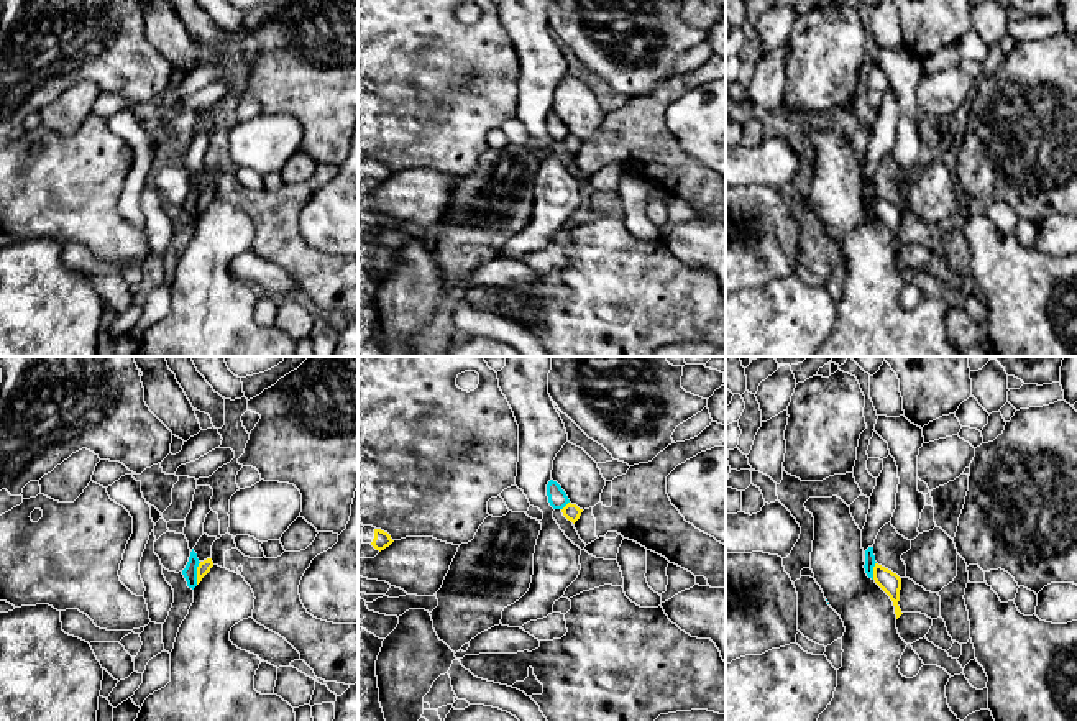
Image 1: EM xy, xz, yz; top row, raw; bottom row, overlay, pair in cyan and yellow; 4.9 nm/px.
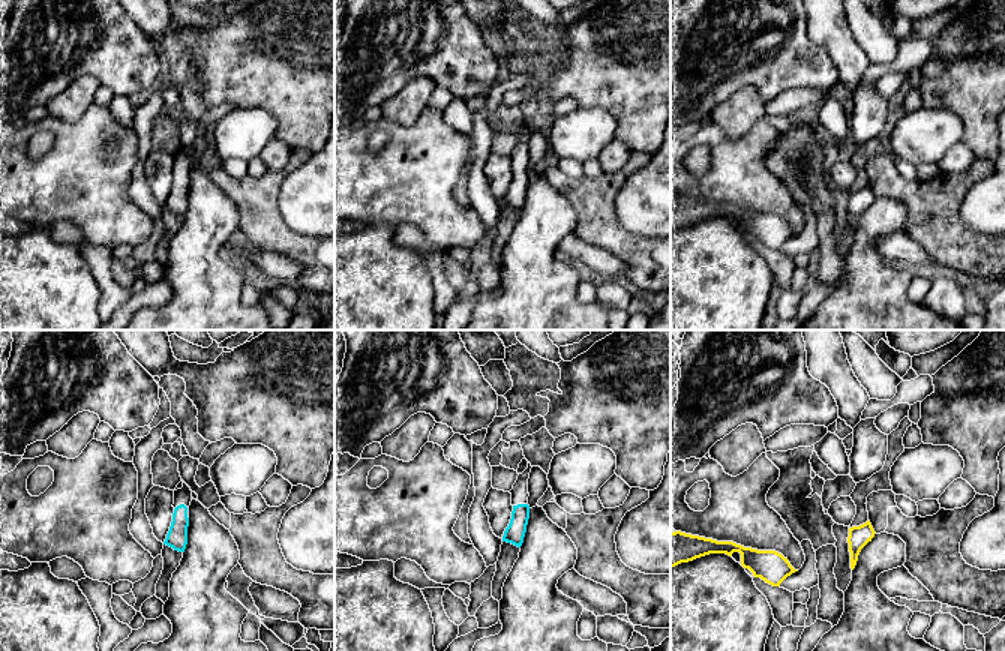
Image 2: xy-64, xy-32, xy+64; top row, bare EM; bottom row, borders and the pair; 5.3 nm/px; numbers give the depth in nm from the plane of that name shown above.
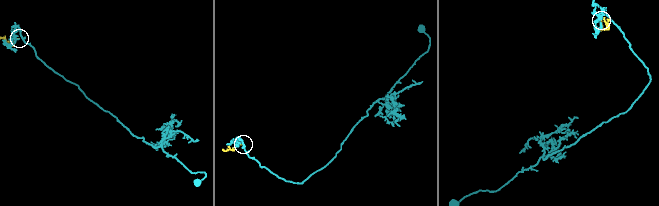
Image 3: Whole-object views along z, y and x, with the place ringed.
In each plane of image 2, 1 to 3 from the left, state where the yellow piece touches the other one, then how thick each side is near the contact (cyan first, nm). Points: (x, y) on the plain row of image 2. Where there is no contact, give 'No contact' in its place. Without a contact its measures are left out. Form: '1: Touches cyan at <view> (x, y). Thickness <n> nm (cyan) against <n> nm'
1: No contact
2: No contact
3: No contact

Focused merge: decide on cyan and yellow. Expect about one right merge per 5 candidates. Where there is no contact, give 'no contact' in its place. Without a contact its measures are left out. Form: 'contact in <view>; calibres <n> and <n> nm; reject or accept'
contact in xy; calibres 70 and 70 nm; reject

